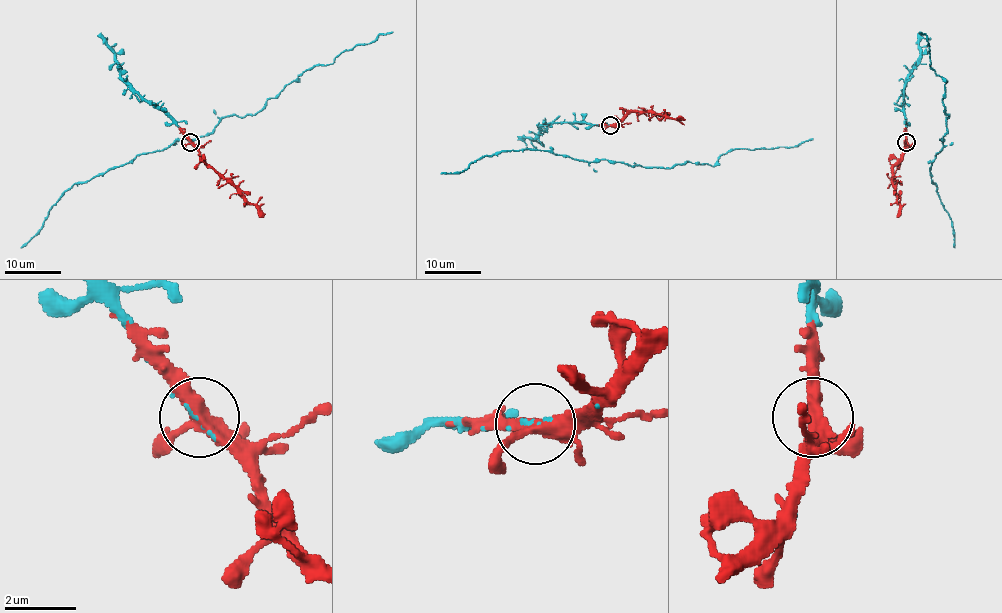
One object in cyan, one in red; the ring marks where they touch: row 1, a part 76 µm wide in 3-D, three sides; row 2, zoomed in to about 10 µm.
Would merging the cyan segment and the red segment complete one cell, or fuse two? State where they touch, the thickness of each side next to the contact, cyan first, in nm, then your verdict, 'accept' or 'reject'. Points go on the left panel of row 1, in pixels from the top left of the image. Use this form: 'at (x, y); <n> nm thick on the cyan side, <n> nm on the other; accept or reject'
at (190, 142); 80 nm thick on the cyan side, 360 nm on the other; accept

